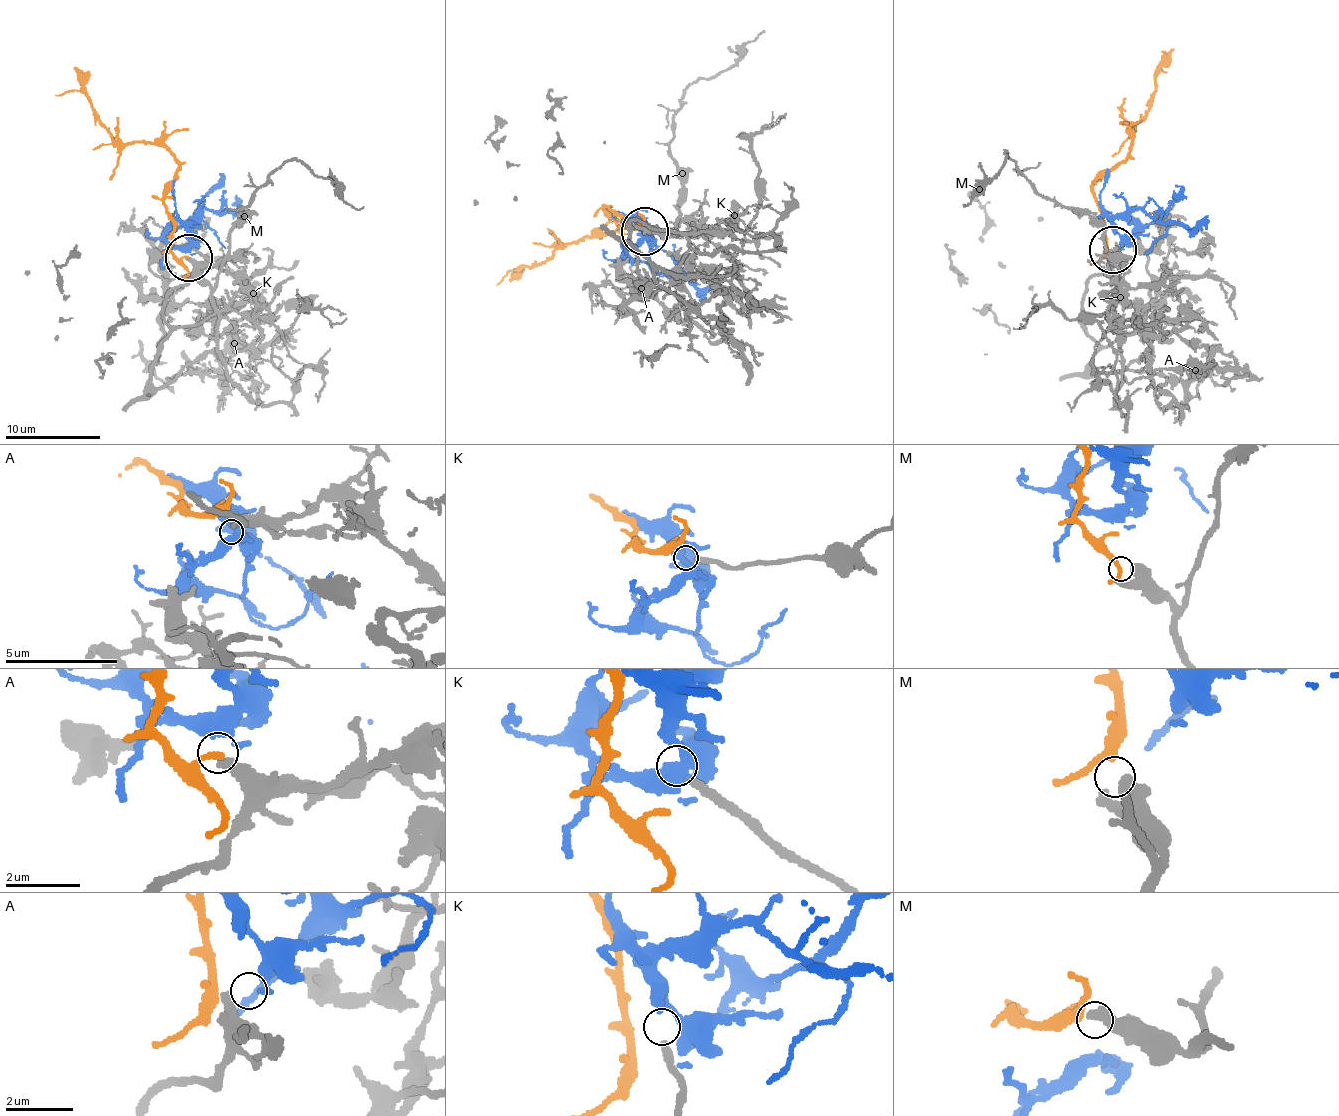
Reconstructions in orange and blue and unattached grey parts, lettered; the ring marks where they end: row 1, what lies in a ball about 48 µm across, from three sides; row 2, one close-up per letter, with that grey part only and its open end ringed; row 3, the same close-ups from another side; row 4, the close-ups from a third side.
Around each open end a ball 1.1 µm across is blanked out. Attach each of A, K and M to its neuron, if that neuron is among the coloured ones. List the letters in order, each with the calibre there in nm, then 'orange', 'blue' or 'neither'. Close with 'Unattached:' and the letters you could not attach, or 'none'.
A: calibre 360 nm; blue
K: calibre 220 nm; neither
M: calibre 220 nm; orange
Unattached: K

